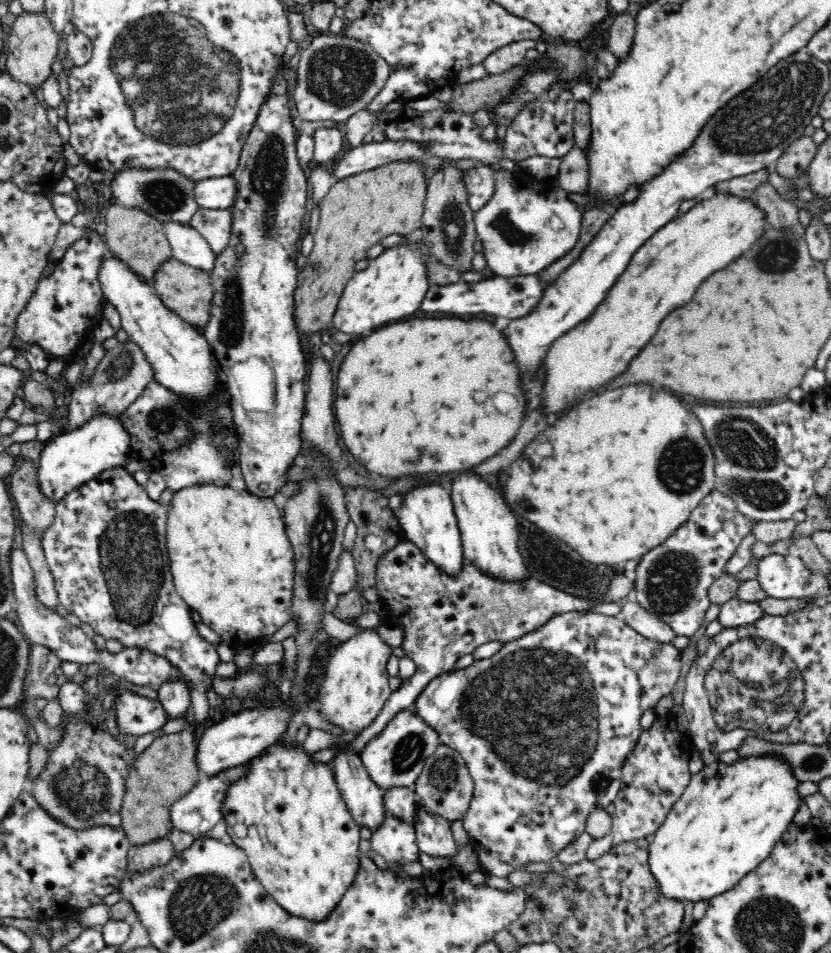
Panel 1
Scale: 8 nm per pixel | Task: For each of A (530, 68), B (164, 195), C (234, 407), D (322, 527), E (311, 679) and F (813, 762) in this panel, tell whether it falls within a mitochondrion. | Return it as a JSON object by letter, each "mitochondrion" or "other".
{"A":"other","B":"mitochondrion","C":"other","D":"mitochondrion","E":"other","F":"mitochondrion"}

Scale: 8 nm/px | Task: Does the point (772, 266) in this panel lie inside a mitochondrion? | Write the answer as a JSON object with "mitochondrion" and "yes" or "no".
{"mitochondrion":"yes"}

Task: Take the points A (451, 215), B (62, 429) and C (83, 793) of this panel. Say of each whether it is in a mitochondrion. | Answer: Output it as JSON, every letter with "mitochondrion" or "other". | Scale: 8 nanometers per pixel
{"A":"mitochondrion","B":"other","C":"mitochondrion"}

